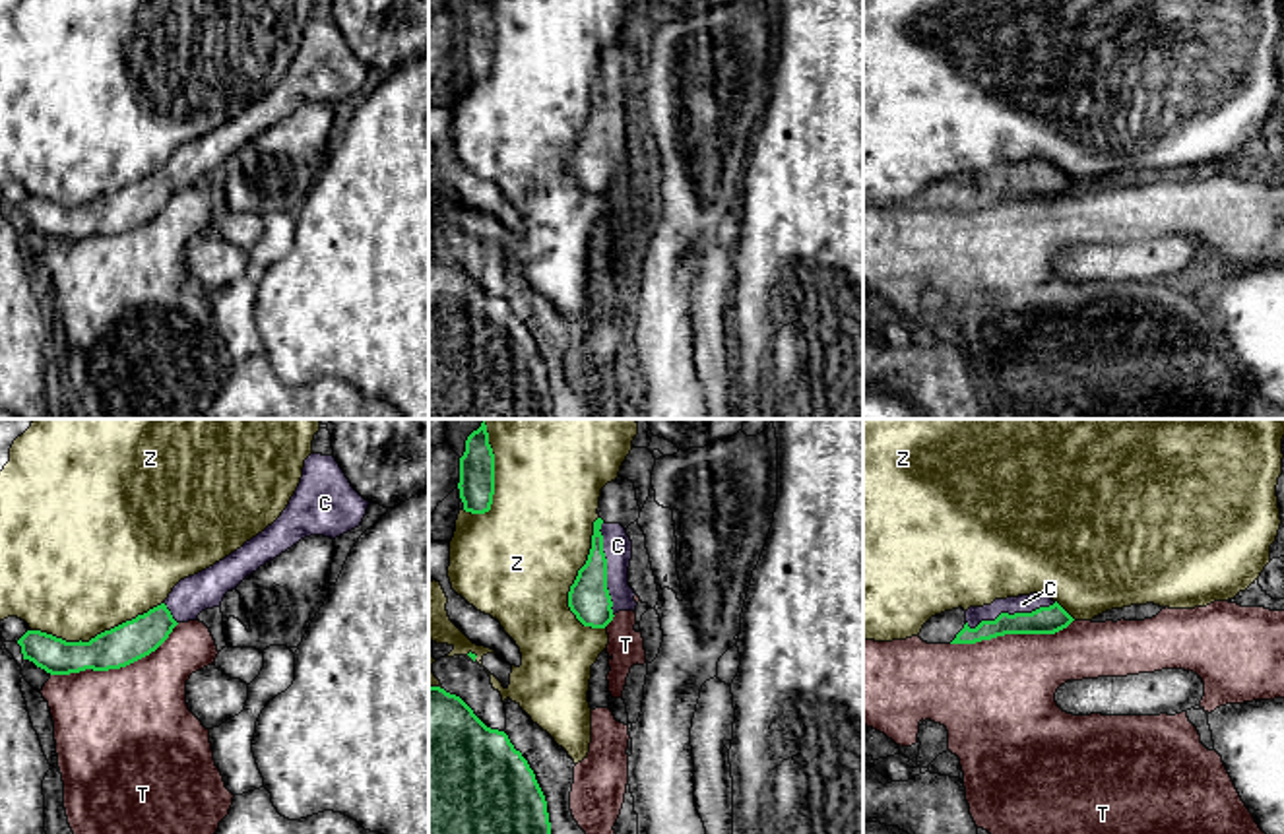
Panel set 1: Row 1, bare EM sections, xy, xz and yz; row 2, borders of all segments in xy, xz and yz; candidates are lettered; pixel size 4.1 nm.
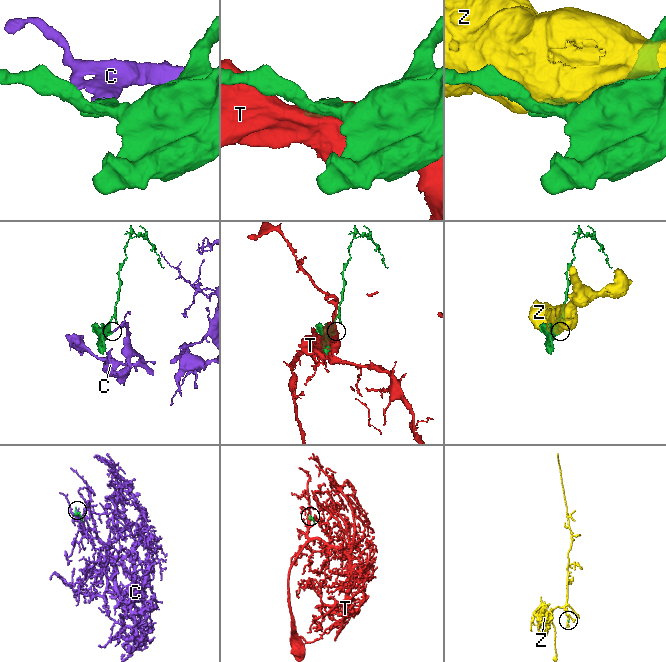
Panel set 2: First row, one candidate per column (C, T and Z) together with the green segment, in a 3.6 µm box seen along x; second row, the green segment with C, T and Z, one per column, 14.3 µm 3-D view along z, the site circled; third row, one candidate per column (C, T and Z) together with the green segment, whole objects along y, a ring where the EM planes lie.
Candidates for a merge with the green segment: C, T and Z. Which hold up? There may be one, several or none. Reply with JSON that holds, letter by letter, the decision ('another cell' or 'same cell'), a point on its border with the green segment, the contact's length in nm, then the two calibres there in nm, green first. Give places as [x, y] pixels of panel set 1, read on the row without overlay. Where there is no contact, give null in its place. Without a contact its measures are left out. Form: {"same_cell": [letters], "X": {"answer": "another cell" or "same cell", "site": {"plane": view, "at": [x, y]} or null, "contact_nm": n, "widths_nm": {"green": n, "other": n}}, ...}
{"same_cell": ["C"], "C": {"answer": "same cell", "site": {"plane": "xz", "at": [606, 134]}, "contact_nm": 400, "widths_nm": {"green": 170, "other": 120}}, "T": {"answer": "another cell", "site": {"plane": "xy", "at": [115, 233]}, "contact_nm": 600, "widths_nm": {"green": 170, "other": 500}}, "Z": {"answer": "another cell", "site": {"plane": "xy", "at": [97, 200]}, "contact_nm": 550, "widths_nm": {"green": 170, "other": 500}}}

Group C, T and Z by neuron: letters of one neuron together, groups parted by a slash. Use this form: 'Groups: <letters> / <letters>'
Groups: C / T / Z

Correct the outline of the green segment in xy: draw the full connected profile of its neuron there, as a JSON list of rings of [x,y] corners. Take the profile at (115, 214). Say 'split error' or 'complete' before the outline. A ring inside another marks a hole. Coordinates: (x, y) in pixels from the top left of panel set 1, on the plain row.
split error; [[[310,19],[301,48],[281,81],[262,99],[213,132],[180,145],[169,163],[89,208],[66,208],[27,196],[17,209],[23,225],[50,241],[85,235],[126,233],[155,217],[178,188],[196,186],[206,175],[221,173],[227,157],[310,101],[339,103],[361,91],[369,66],[349,48],[334,21]]]

